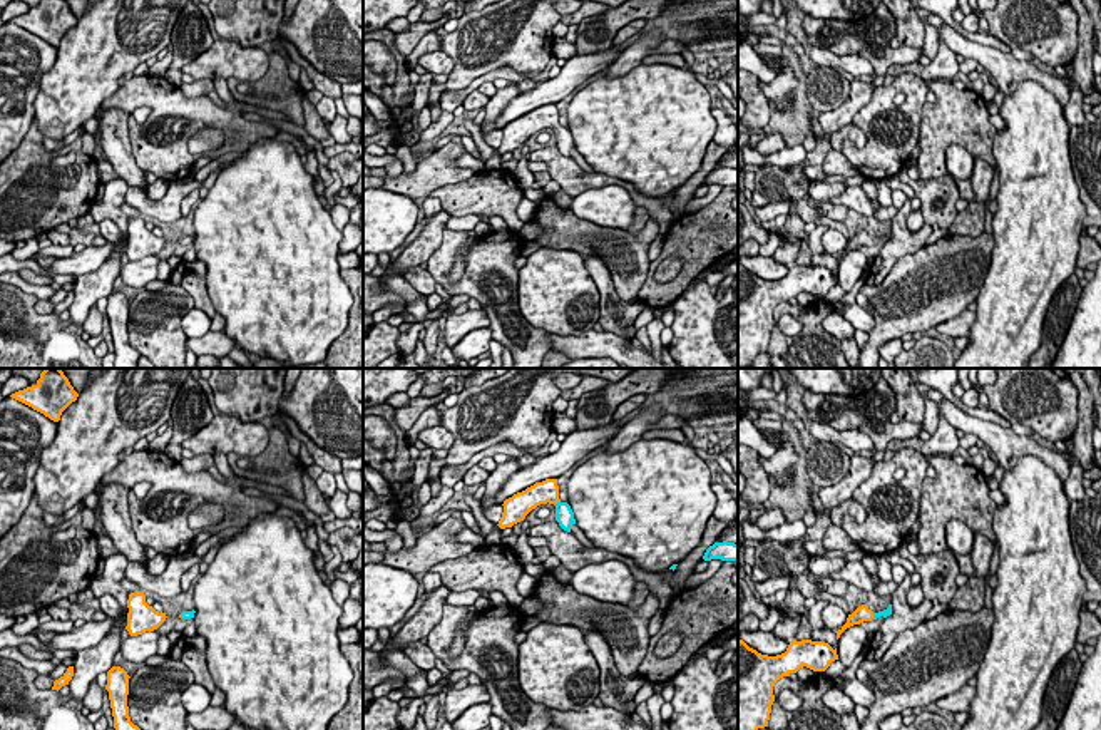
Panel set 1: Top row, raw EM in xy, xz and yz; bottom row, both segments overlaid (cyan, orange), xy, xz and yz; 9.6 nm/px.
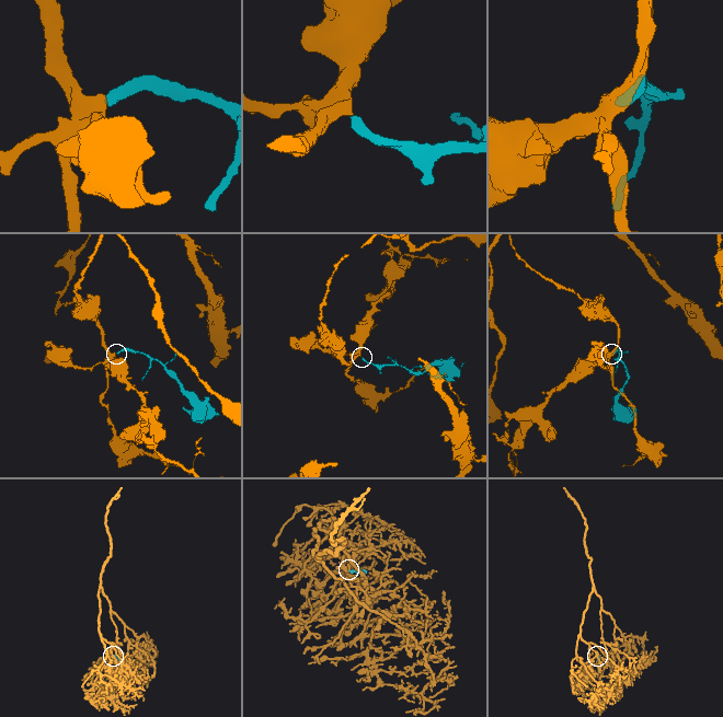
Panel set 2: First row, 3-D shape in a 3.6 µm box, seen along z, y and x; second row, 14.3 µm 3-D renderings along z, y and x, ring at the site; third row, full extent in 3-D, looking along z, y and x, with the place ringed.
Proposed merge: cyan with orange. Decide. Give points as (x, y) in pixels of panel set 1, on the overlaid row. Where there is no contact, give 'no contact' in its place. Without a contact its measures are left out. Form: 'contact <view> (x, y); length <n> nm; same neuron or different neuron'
contact xz (558, 503); length 70 nm; same neuron

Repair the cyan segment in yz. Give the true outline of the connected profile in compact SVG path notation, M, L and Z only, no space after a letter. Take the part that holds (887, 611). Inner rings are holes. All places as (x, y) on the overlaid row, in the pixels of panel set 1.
M862 604L862 606L858 606L852 614L848 614L847 623L845 623L838 631L835 631L835 633L837 633L837 640L840 638L840 635L842 635L847 628L850 628L850 626L853 626L853 625L860 625L860 623L863 623L863 621L872 621L872 619L877 619L877 618L880 618L880 616L887 618L887 616L890 616L890 614L892 614L892 604L888 604L887 609L878 611L878 613L873 613L867 604Z

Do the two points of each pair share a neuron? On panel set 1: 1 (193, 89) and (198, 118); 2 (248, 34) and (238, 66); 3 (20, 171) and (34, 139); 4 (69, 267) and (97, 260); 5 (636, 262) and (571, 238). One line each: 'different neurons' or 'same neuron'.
1: different neurons
2: different neurons
3: same neuron
4: same neuron
5: same neuron

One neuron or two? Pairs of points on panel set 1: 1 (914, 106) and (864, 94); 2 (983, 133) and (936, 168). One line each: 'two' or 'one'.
1: two
2: one

